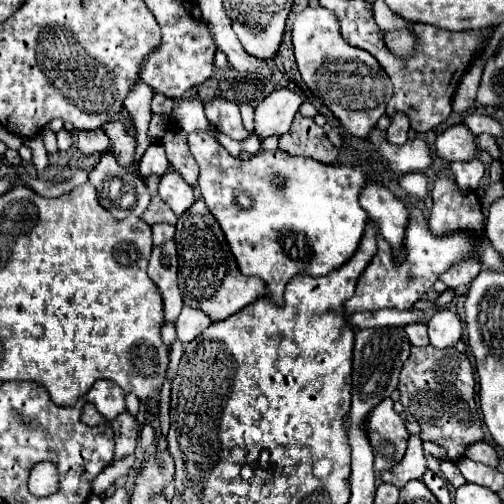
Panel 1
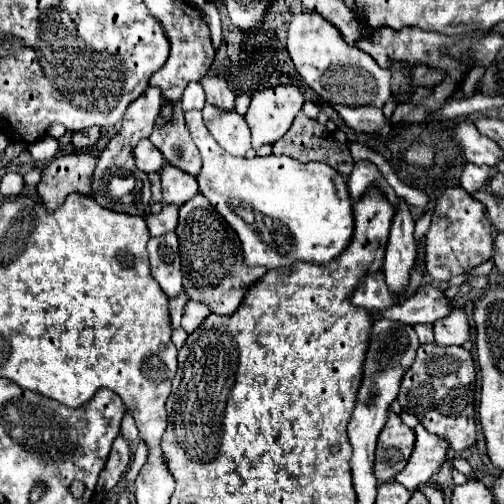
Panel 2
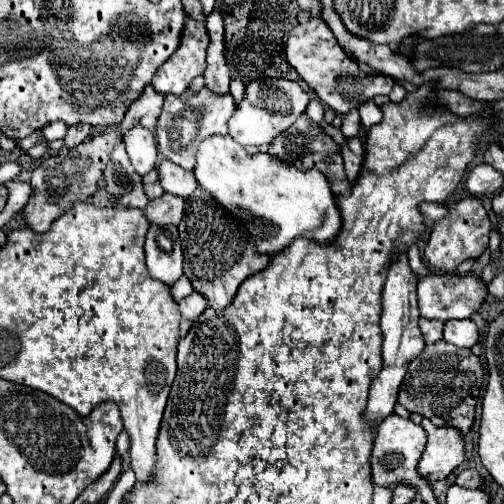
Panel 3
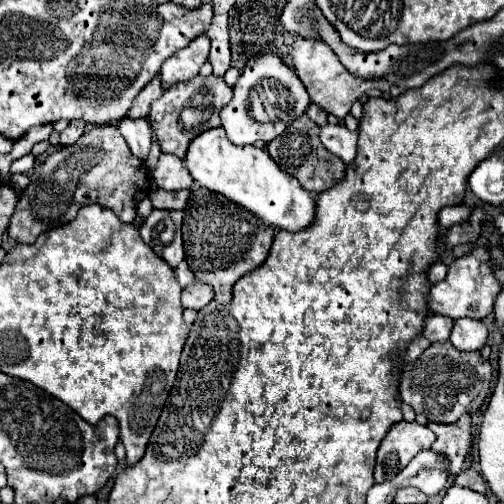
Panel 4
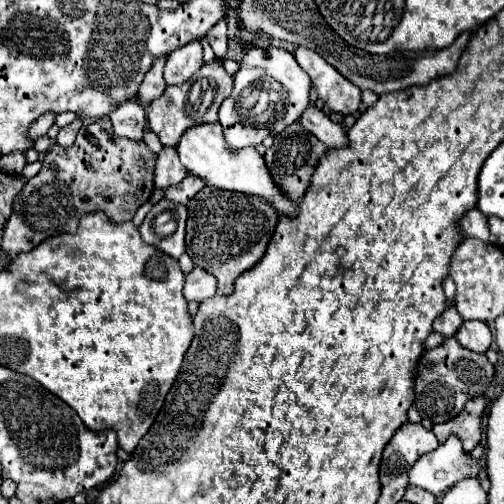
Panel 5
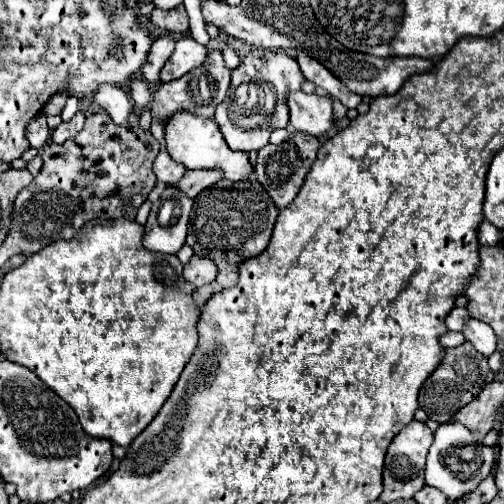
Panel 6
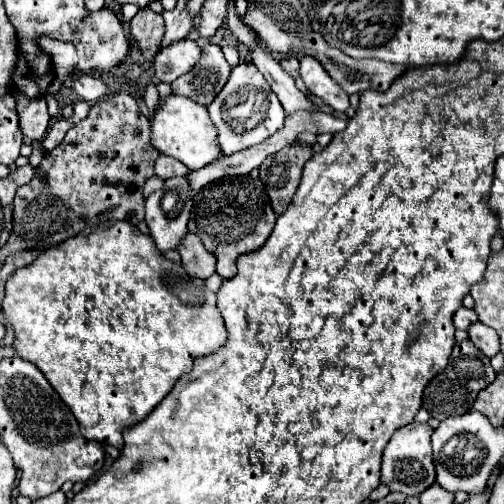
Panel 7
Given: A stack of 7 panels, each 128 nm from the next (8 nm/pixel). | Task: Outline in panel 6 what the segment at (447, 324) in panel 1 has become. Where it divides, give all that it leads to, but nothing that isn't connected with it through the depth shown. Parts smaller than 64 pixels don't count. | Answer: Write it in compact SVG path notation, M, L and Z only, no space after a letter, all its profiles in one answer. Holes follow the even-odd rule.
M468 320L468 324L464 324L464 328L462 328L462 334L484 356L490 356L496 350L496 334L494 334L494 330L488 324L480 322L480 320Z

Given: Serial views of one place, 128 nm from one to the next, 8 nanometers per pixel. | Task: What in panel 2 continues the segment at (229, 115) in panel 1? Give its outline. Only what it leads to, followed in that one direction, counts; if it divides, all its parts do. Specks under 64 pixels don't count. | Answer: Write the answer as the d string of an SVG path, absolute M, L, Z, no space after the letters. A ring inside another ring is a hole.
M204 76L202 80L206 92L206 104L212 104L220 110L234 110L234 92L228 88L226 80L220 76Z

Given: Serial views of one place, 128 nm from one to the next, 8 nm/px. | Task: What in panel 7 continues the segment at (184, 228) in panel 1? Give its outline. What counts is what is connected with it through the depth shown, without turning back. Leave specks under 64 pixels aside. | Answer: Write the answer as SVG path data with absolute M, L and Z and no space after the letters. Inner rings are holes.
M232 176L208 184L194 194L194 206L188 222L188 232L196 234L204 248L218 260L218 274L224 280L236 276L236 258L258 250L270 236L276 222L276 214L262 184L256 184L250 176Z

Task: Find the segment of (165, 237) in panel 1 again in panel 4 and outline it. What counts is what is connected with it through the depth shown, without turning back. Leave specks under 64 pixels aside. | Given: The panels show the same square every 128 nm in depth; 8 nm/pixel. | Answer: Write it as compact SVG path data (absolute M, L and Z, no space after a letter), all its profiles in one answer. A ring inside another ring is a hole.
M154 190L154 192L148 194L154 208L162 208L162 210L184 210L188 196L190 196L188 190L180 190L180 192Z

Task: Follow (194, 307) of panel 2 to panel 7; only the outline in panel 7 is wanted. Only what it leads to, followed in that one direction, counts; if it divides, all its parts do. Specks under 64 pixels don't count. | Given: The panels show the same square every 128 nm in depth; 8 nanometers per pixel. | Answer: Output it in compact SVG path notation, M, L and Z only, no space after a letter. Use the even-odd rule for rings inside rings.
M190 232L182 240L178 252L182 256L182 266L188 272L188 276L206 280L216 272L216 258Z

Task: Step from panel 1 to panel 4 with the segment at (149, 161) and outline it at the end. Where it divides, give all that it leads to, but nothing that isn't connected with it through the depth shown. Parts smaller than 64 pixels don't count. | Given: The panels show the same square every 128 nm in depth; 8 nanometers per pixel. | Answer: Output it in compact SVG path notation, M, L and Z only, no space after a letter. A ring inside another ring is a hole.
M124 118L124 120L120 120L118 130L124 136L124 140L128 142L132 154L138 160L146 160L150 146L152 146L152 130L150 130L148 120L146 118L138 118L138 120Z

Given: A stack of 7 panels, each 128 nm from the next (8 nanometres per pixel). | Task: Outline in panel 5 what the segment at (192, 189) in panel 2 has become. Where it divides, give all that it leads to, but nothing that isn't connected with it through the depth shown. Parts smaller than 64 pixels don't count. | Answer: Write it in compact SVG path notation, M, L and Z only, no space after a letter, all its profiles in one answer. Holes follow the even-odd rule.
M164 146L162 152L158 153L156 170L154 170L154 184L156 184L156 188L166 190L168 186L180 184L186 176L188 176L188 172L180 164L180 158L176 156L176 150Z

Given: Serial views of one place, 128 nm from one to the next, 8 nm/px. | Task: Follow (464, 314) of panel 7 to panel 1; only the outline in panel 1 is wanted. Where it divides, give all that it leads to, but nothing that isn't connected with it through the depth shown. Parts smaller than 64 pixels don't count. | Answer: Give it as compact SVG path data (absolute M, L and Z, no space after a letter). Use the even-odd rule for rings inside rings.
M408 324L406 328L408 340L412 346L428 346L428 332L426 332L426 324Z

